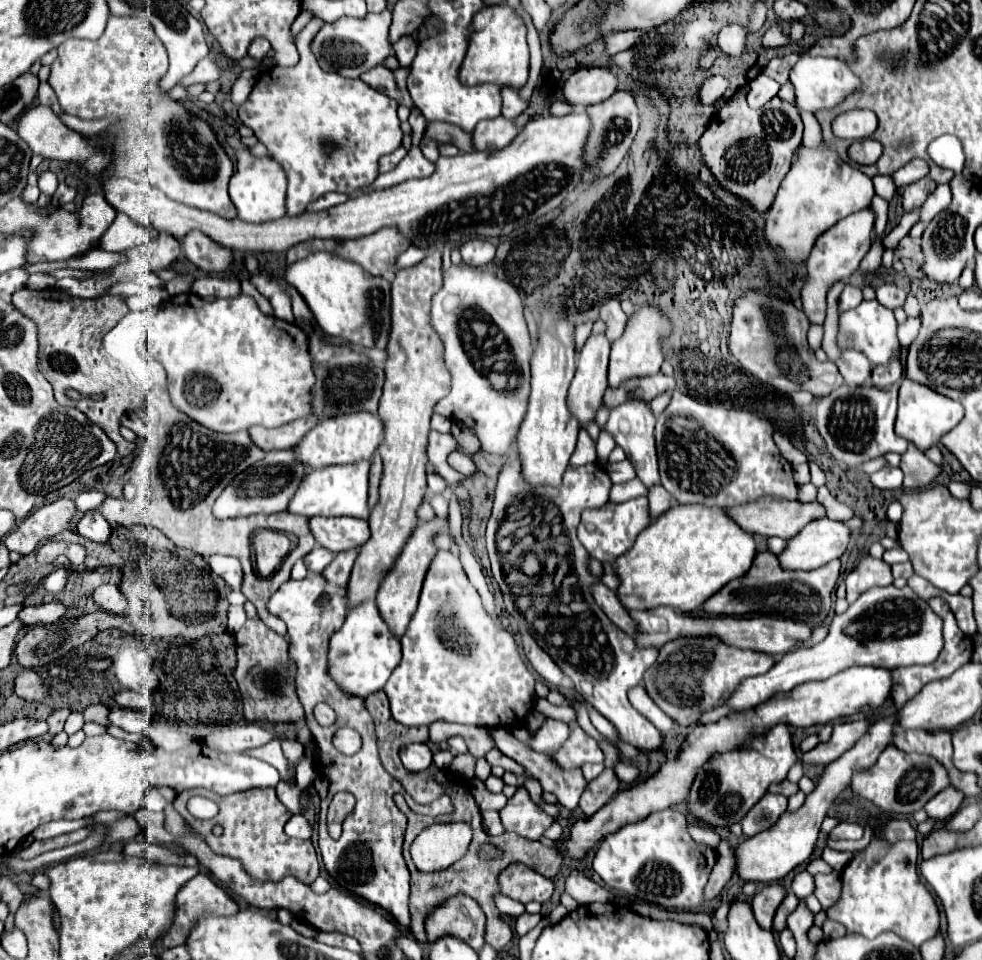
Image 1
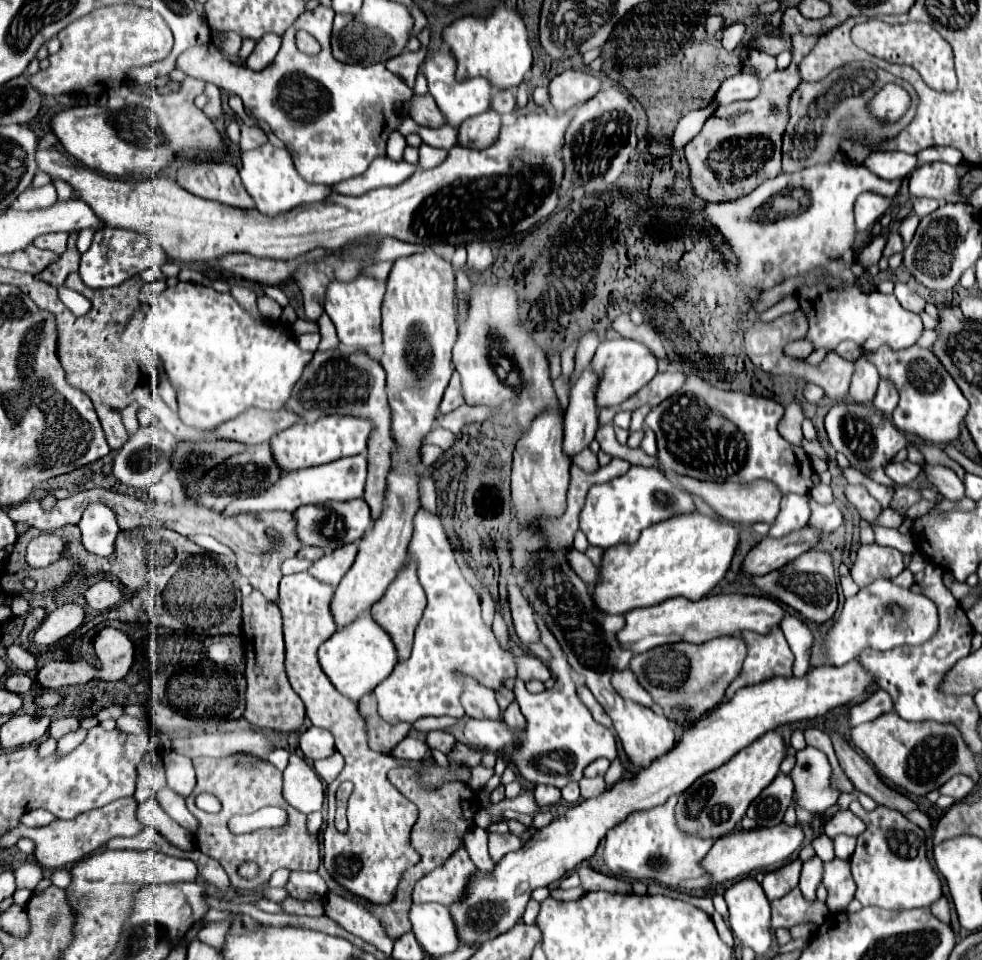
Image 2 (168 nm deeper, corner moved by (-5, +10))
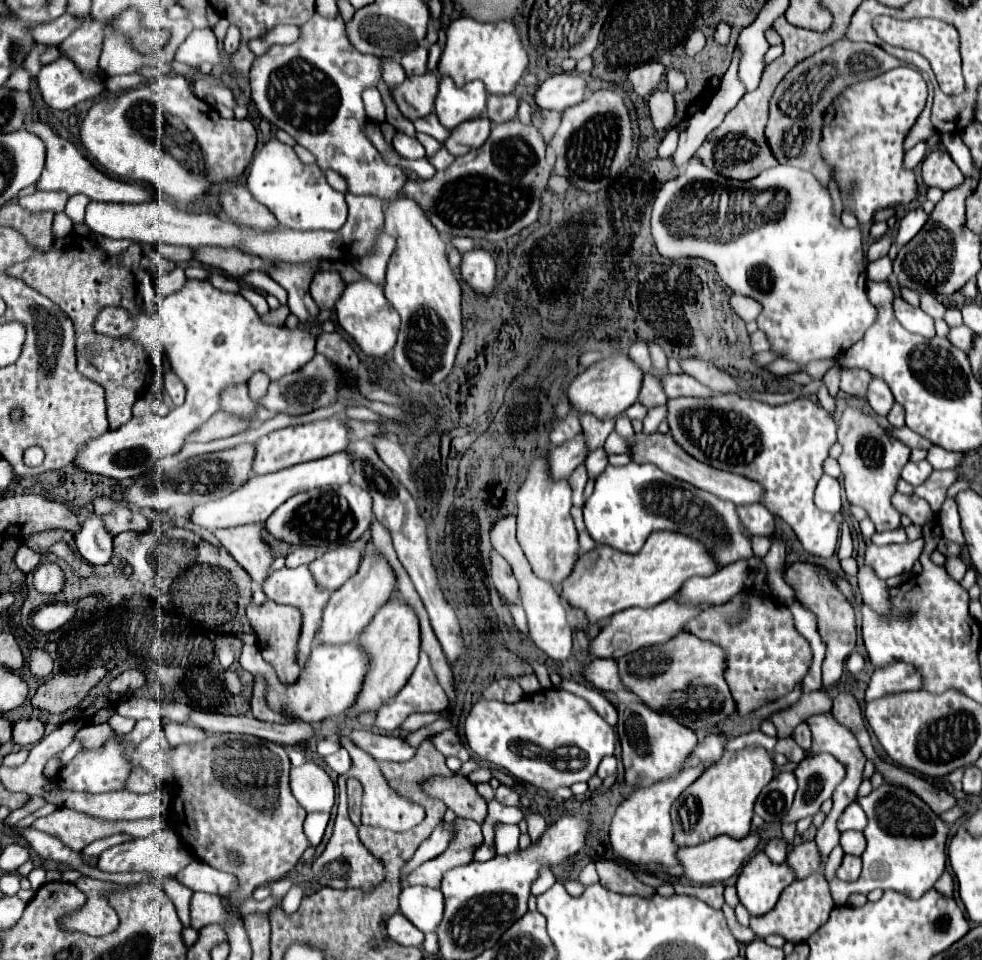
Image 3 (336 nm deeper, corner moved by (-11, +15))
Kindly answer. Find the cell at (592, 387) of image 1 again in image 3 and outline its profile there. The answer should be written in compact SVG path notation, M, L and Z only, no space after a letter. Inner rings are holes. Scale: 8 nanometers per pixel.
M584 436L568 440L566 444L550 450L548 472L552 472L552 476L556 476L556 480L568 478L570 472L574 472L574 468L586 460L586 454L588 454L588 450L586 450Z

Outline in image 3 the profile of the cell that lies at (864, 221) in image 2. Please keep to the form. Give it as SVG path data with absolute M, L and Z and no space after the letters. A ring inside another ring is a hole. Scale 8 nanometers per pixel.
M900 66L896 70L888 70L880 76L874 76L872 80L848 86L828 106L822 128L820 154L824 156L824 164L830 166L830 172L836 179L843 206L852 210L856 220L872 220L872 214L878 208L888 208L892 204L906 206L918 198L916 176L912 170L904 168L904 138L914 126L918 114L924 110L924 104L926 82L916 70Z

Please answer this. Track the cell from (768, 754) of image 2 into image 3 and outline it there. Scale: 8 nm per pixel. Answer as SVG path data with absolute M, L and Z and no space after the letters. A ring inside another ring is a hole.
M764 748L724 752L694 784L690 784L672 804L674 840L680 846L696 846L720 834L744 838L750 832L754 802L760 790L774 778L772 754Z

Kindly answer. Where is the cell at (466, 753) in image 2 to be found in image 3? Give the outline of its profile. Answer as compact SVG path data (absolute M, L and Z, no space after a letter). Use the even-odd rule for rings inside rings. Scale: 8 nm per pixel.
M444 730L444 732L436 732L428 738L436 750L440 750L444 756L456 756L460 762L466 762L470 756L468 756L468 750L466 746L460 742L460 738L452 732L452 730Z

